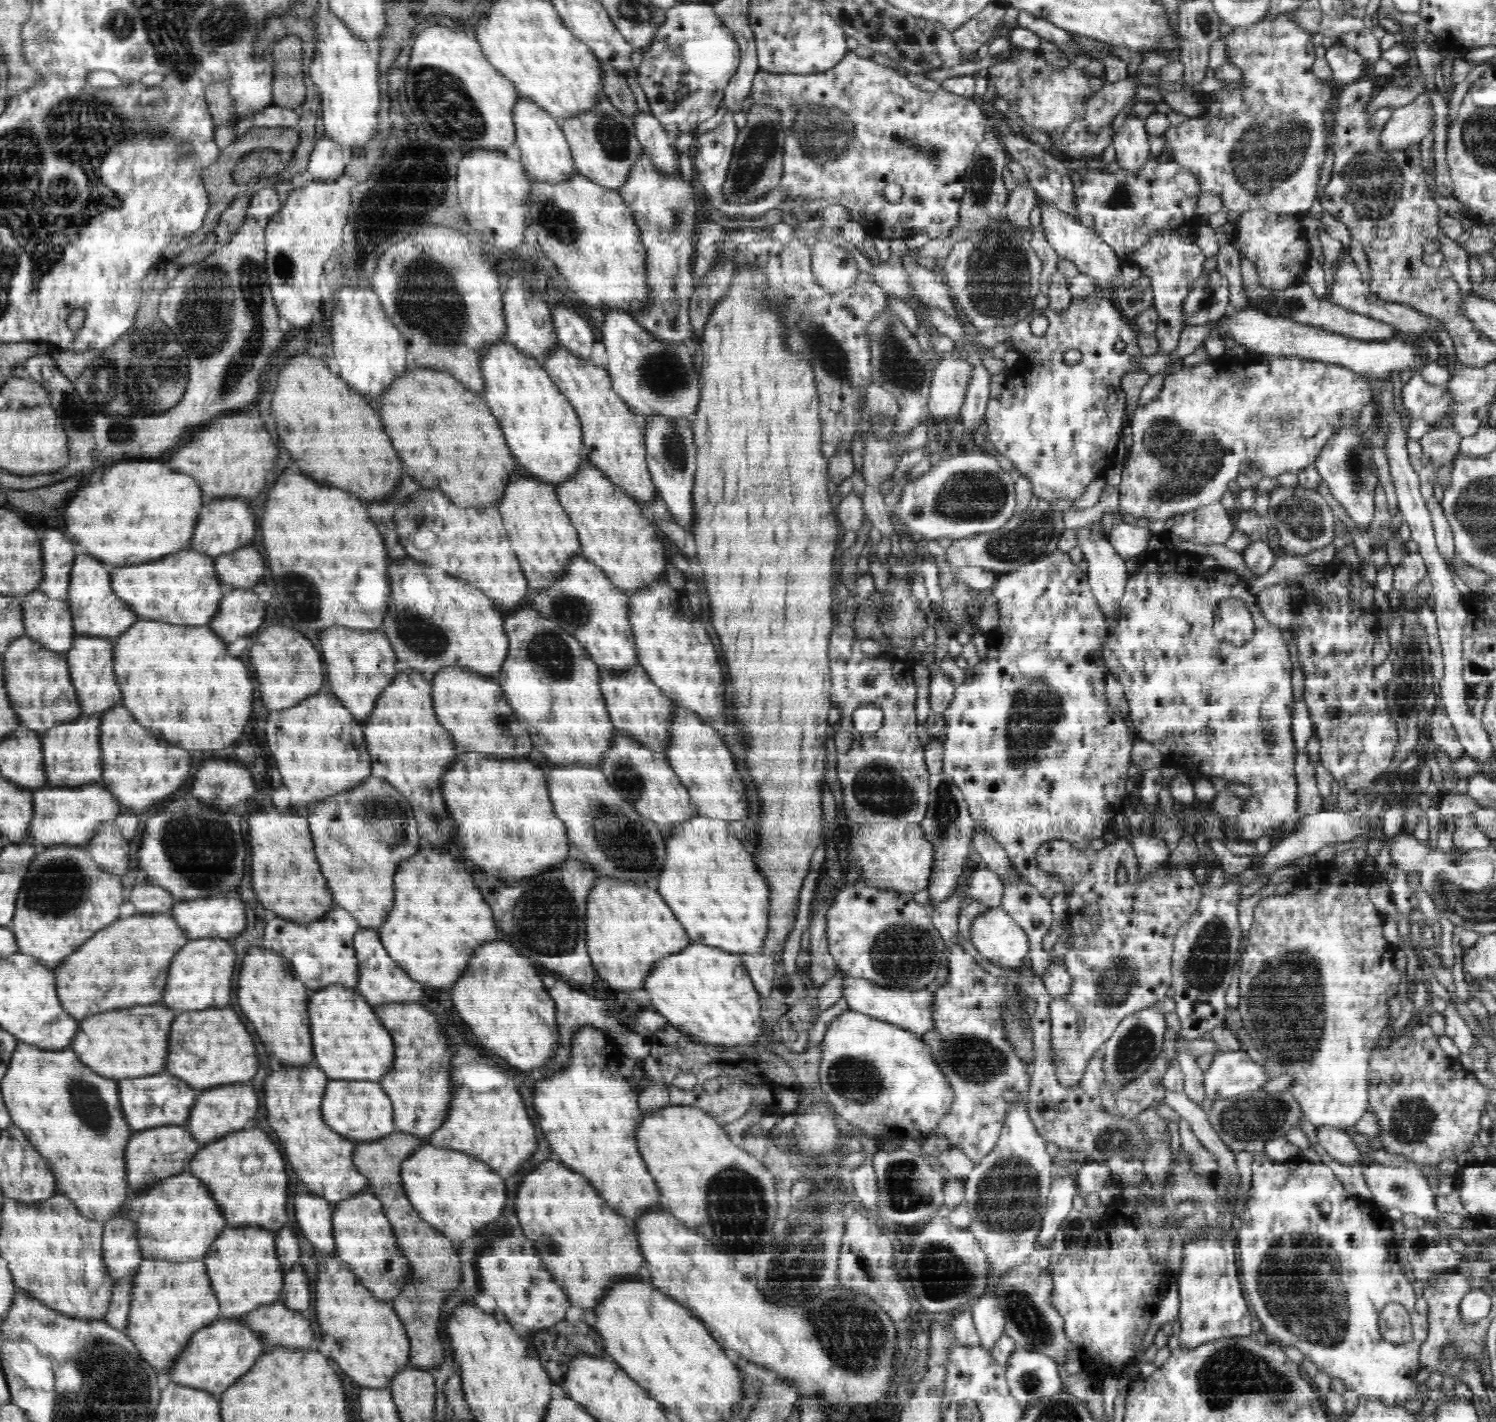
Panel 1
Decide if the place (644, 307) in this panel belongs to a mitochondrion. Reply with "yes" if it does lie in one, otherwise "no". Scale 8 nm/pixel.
no

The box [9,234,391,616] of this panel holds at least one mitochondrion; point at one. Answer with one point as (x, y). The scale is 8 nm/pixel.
(249, 273)

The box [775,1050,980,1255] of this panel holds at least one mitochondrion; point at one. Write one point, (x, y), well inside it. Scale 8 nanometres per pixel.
(859, 1081)

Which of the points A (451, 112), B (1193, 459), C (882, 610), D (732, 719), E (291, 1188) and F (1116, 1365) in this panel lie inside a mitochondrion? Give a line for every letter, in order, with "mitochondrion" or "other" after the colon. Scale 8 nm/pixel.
A: mitochondrion
B: mitochondrion
C: other
D: other
E: other
F: other

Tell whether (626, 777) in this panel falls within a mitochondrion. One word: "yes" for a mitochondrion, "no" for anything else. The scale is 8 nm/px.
yes

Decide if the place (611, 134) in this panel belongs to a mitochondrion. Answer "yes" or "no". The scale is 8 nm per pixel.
yes

